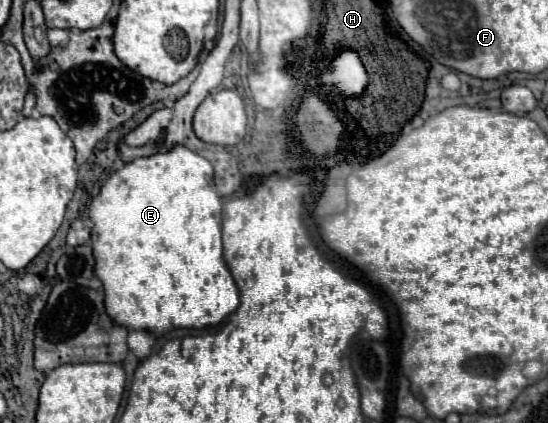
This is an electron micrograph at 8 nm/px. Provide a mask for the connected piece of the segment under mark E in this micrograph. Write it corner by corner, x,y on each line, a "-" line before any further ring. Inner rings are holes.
173,145
167,153
155,153
149,157
139,157
131,163
125,163
119,171
115,171
101,187
99,195
93,197
89,207
89,217
93,221
91,229
91,243
93,243
93,255
95,255
95,275
101,279
105,289
105,307
109,317
117,325
125,325
127,329
147,329
153,335
163,335
171,329
185,327
185,329
205,329
205,327
217,327
227,315
231,315
239,307
239,289
233,281
233,275
229,273
225,259
223,259
223,245
221,245
221,199
213,187
213,165
187,149
185,145

